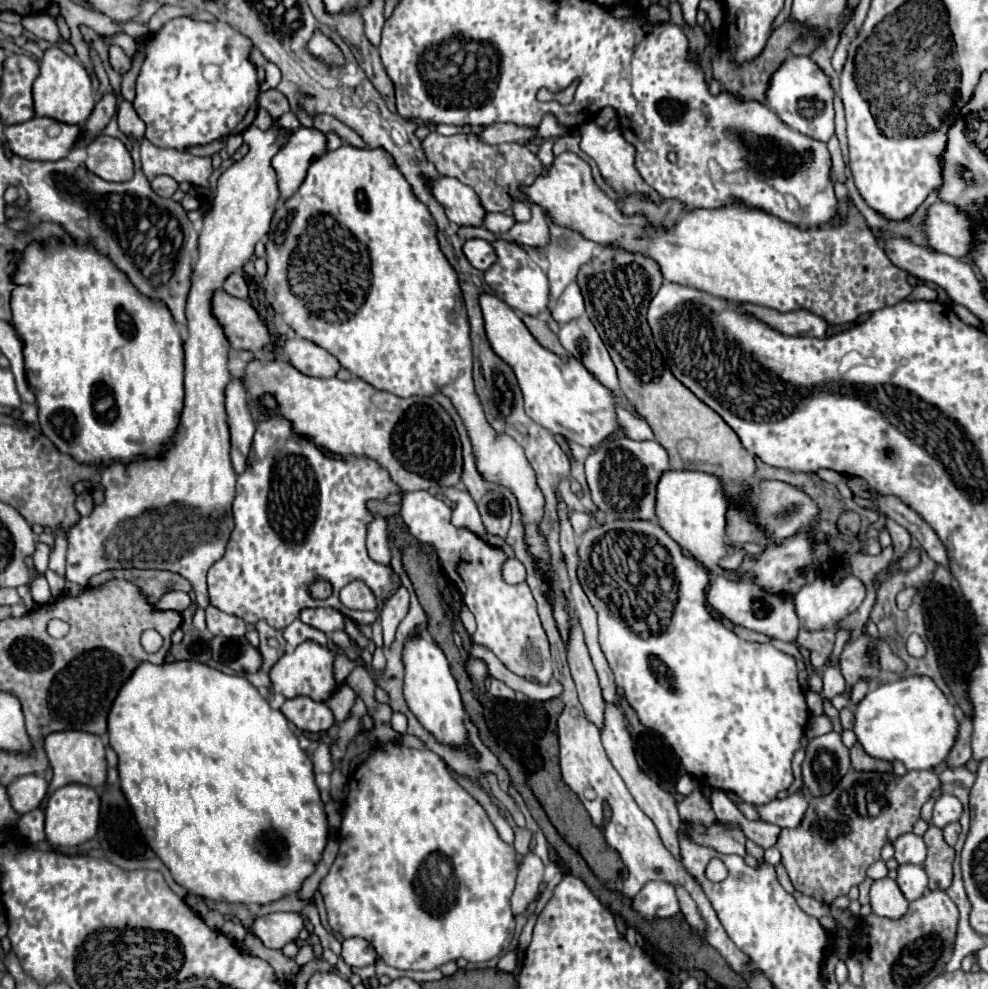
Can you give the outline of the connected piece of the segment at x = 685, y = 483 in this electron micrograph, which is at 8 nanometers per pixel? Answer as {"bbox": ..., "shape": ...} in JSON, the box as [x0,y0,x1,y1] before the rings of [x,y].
{"bbox":[655,470,729,572],"shape":[[[667,470],[657,482],[655,512],[659,526],[687,552],[691,552],[709,572],[721,572],[717,562],[729,552],[725,544],[727,500],[719,480],[713,474],[691,470]]]}

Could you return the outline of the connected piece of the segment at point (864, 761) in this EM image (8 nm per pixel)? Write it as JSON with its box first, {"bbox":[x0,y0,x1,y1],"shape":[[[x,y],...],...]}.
{"bbox":[851,744,893,774],"shape":[[[855,744],[851,748],[851,764],[859,772],[889,772],[889,774],[893,774],[891,764],[885,764],[883,760],[873,760],[871,756],[865,756],[861,744]]]}

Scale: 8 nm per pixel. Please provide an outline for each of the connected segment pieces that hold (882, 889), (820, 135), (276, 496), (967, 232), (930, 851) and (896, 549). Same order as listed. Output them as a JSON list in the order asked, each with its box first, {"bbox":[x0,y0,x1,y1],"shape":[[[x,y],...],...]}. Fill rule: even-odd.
[{"bbox":[871,878,909,920],"shape":[[[881,878],[871,886],[871,908],[877,916],[899,920],[909,910],[909,902],[895,880]]]},{"bbox":[765,56,835,142],"shape":[[[789,56],[769,78],[765,90],[765,104],[793,130],[827,142],[835,132],[833,124],[833,90],[829,78],[817,68],[809,56]]]},{"bbox":[207,394,401,630],"shape":[[[263,394],[255,402],[267,410],[267,418],[257,422],[251,452],[247,456],[247,468],[237,476],[237,494],[233,500],[235,528],[229,536],[225,554],[209,568],[207,574],[211,604],[225,614],[243,618],[247,624],[267,620],[277,630],[283,630],[295,618],[299,618],[301,610],[317,606],[335,608],[343,616],[351,618],[357,626],[373,624],[377,620],[377,612],[345,608],[339,600],[339,590],[357,578],[363,580],[379,600],[395,590],[391,568],[377,564],[367,556],[365,532],[373,516],[367,512],[365,502],[375,498],[397,504],[401,500],[401,492],[397,492],[397,486],[389,480],[389,474],[383,468],[377,468],[373,460],[361,460],[355,456],[335,460],[325,456],[311,440],[299,436],[291,422],[277,412],[273,394]],[[315,576],[321,576],[333,584],[333,594],[327,600],[317,602],[307,594],[307,586]]]},{"bbox":[923,202,971,258],"shape":[[[937,202],[929,206],[923,232],[927,244],[937,252],[963,258],[971,250],[971,222],[953,204]]]},{"bbox":[923,824,955,890],"shape":[[[929,824],[929,830],[923,834],[923,840],[927,844],[927,860],[925,860],[925,872],[929,876],[929,888],[941,888],[947,890],[953,878],[953,858],[955,850],[945,844],[943,834],[939,828],[933,828]]]},{"bbox":[885,516,911,564],"shape":[[[885,516],[885,524],[887,524],[887,530],[889,530],[891,540],[893,540],[893,560],[891,560],[891,564],[895,564],[901,556],[905,556],[905,552],[909,552],[911,536],[909,536],[909,532],[903,526],[899,526],[889,516]]]}]

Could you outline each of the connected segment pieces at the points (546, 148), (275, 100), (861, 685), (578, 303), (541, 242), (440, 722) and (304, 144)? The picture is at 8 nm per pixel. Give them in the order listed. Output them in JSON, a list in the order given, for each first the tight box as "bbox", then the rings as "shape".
[{"bbox":[537,138,556,169],"shape":[[[549,138],[547,139],[540,147],[540,150],[537,154],[538,158],[540,159],[543,166],[547,169],[551,166],[554,161],[554,154],[553,154],[553,146],[556,141],[556,138]]]},{"bbox":[259,88,289,118],"shape":[[[271,88],[271,90],[265,90],[265,92],[259,92],[259,106],[265,108],[273,118],[279,118],[281,114],[289,112],[289,104],[287,104],[287,98]]]},{"bbox":[851,678,871,704],"shape":[[[861,678],[851,690],[851,704],[857,704],[857,700],[861,700],[861,696],[865,696],[865,692],[869,692],[869,688],[871,688],[871,682],[867,678]]]},{"bbox":[551,282,585,324],"shape":[[[573,282],[573,284],[569,284],[569,288],[565,288],[565,292],[559,296],[555,310],[551,314],[559,324],[565,324],[565,322],[585,314],[585,302],[583,302],[581,288],[577,282]]]},{"bbox":[507,204,549,246],"shape":[[[537,204],[530,205],[531,220],[521,224],[515,222],[513,228],[507,232],[507,238],[523,244],[523,246],[545,246],[547,244],[547,236],[549,236],[549,228],[547,228],[547,220],[543,210]]]},{"bbox":[403,634,467,748],"shape":[[[415,634],[405,640],[403,666],[405,666],[405,686],[403,686],[405,700],[409,704],[409,710],[423,724],[423,728],[429,730],[443,744],[457,744],[467,748],[467,730],[463,728],[465,710],[443,650],[429,636]]]},{"bbox":[273,128,327,198],"shape":[[[299,128],[289,136],[281,152],[273,158],[283,198],[289,198],[299,188],[313,158],[323,154],[327,154],[327,136],[323,132],[315,128]]]}]

